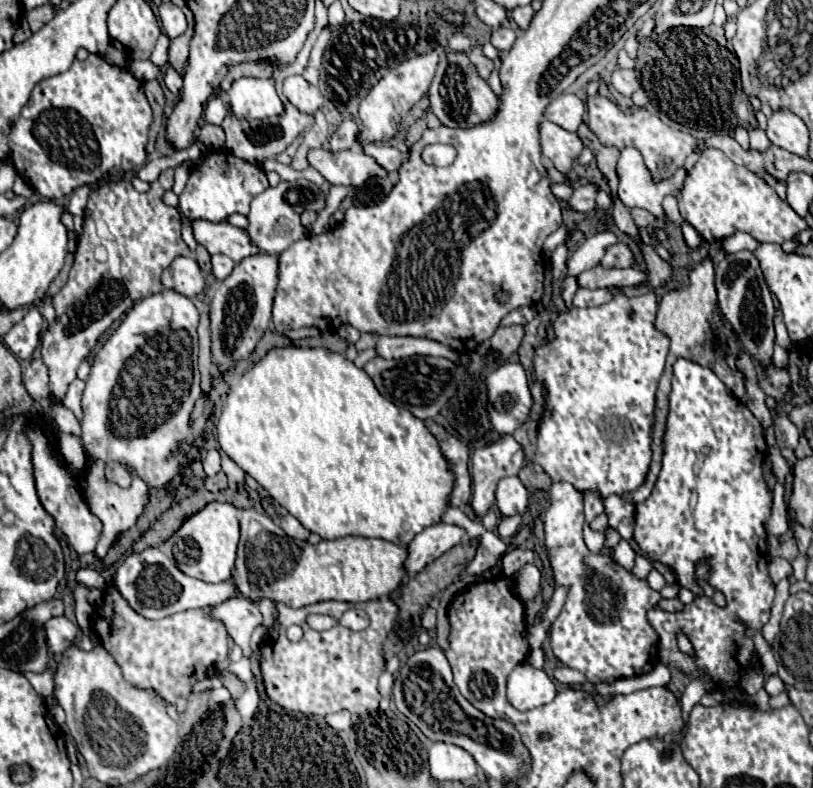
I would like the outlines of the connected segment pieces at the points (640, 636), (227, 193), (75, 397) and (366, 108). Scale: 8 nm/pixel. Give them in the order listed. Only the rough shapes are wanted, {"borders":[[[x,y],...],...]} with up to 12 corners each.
{"borders":[[[582,494],[542,514],[554,584],[550,648],[592,684],[658,662],[662,600],[582,540]],[[210,152],[178,210],[190,220],[248,216],[268,188],[260,166]],[[76,378],[70,384],[66,398],[62,400],[66,408],[82,416],[80,410],[84,382]],[[442,46],[398,64],[368,92],[362,140],[390,142],[428,94]]]}

